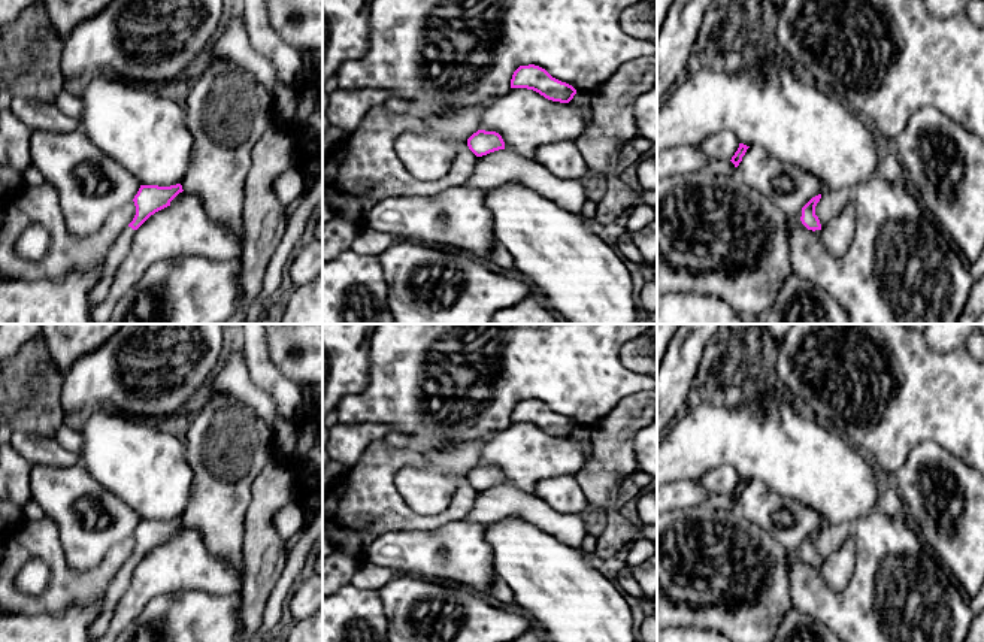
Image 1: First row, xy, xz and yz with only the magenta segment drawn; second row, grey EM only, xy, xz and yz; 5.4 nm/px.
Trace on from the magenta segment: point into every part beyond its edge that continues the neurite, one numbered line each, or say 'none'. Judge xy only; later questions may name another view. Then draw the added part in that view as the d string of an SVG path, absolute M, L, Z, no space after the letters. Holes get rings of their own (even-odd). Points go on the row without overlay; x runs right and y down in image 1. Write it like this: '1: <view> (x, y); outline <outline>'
1: xy (118, 586); outline M125 561L110 581L105 593L102 611L91 626L91 642L97 642L108 632L115 605L119 597L127 591L134 567L136 564L133 564L131 561Z

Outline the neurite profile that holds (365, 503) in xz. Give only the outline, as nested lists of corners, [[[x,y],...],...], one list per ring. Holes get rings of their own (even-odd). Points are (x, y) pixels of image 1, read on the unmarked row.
[[[385,440],[372,443],[340,481],[323,496],[323,536],[334,549],[363,557],[369,543],[396,530],[430,532],[448,523],[466,521],[478,491],[467,478],[457,482],[449,508],[433,517],[412,511],[396,488],[396,473],[426,464],[414,449],[393,449]]]

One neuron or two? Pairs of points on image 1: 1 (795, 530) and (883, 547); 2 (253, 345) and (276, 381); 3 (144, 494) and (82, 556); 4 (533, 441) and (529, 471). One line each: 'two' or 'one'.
1: two
2: one
3: two
4: one

